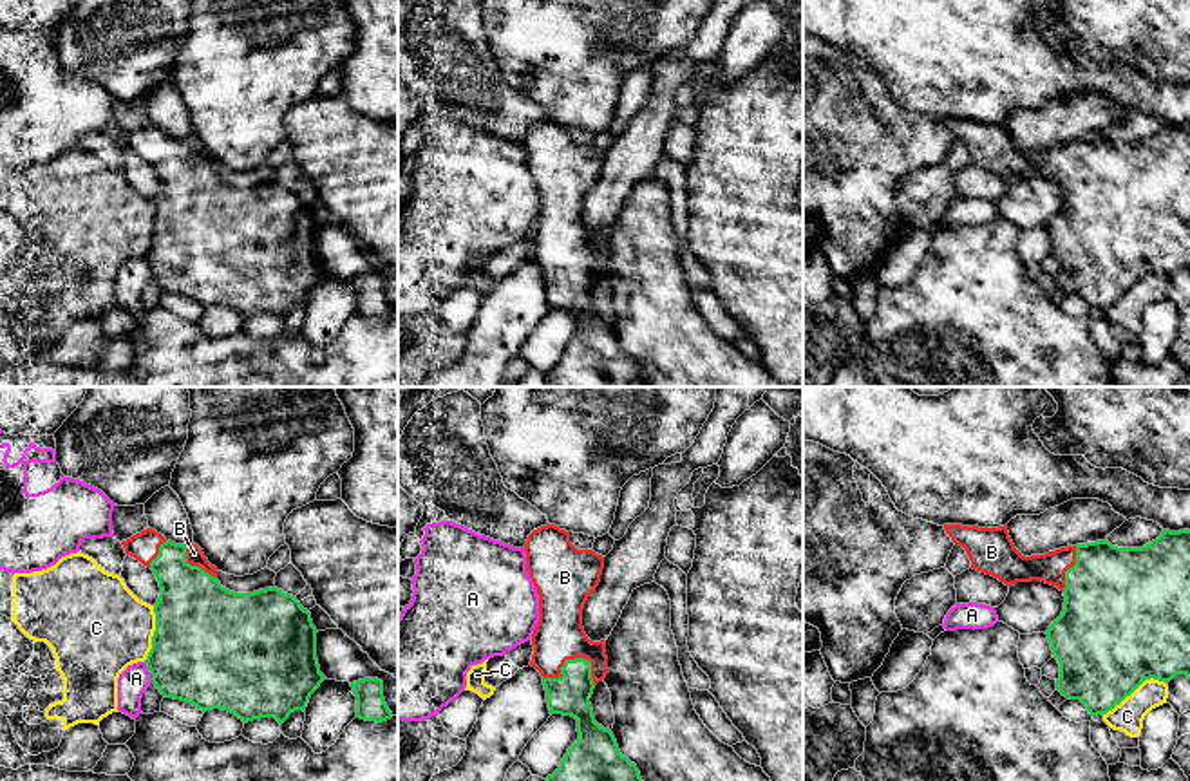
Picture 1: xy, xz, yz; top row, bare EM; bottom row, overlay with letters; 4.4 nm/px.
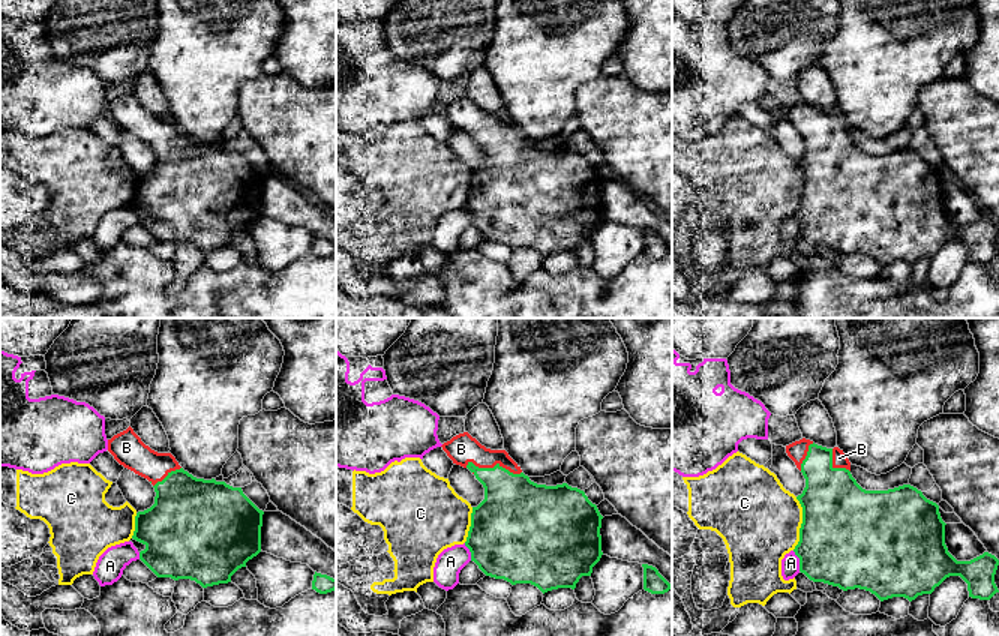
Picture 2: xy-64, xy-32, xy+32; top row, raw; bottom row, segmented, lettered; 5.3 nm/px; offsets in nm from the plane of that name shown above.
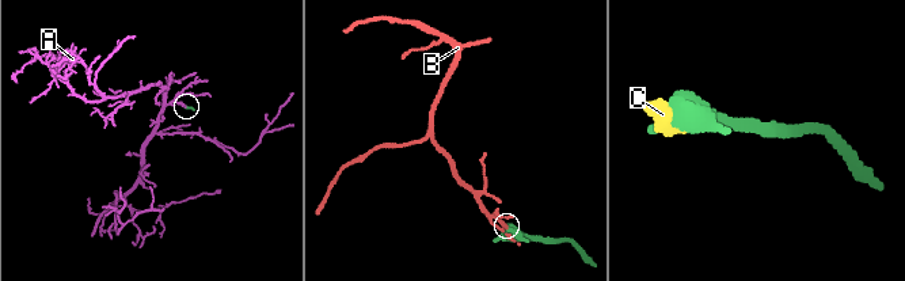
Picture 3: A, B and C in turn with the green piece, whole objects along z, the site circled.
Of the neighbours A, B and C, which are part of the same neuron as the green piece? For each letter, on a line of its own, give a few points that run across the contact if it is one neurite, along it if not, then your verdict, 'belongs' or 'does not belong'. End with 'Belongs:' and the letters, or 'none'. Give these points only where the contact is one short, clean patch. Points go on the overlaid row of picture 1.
A: line xy (143, 662), (152, 682); does not belong
B: belongs
C: does not belong
Belongs: B

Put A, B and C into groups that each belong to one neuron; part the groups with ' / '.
A / B / C

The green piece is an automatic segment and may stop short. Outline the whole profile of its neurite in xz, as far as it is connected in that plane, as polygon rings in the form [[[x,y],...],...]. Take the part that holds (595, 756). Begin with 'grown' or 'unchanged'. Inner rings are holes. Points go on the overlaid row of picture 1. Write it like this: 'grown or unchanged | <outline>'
grown | [[[555,524],[534,530],[524,544],[526,571],[539,595],[539,622],[532,635],[530,665],[543,676],[550,714],[577,720],[579,739],[568,748],[559,768],[546,781],[642,781],[635,763],[620,754],[609,729],[595,721],[590,698],[608,674],[606,640],[591,642],[582,627],[582,607],[600,582],[604,557],[593,550],[577,550],[570,532]]]

